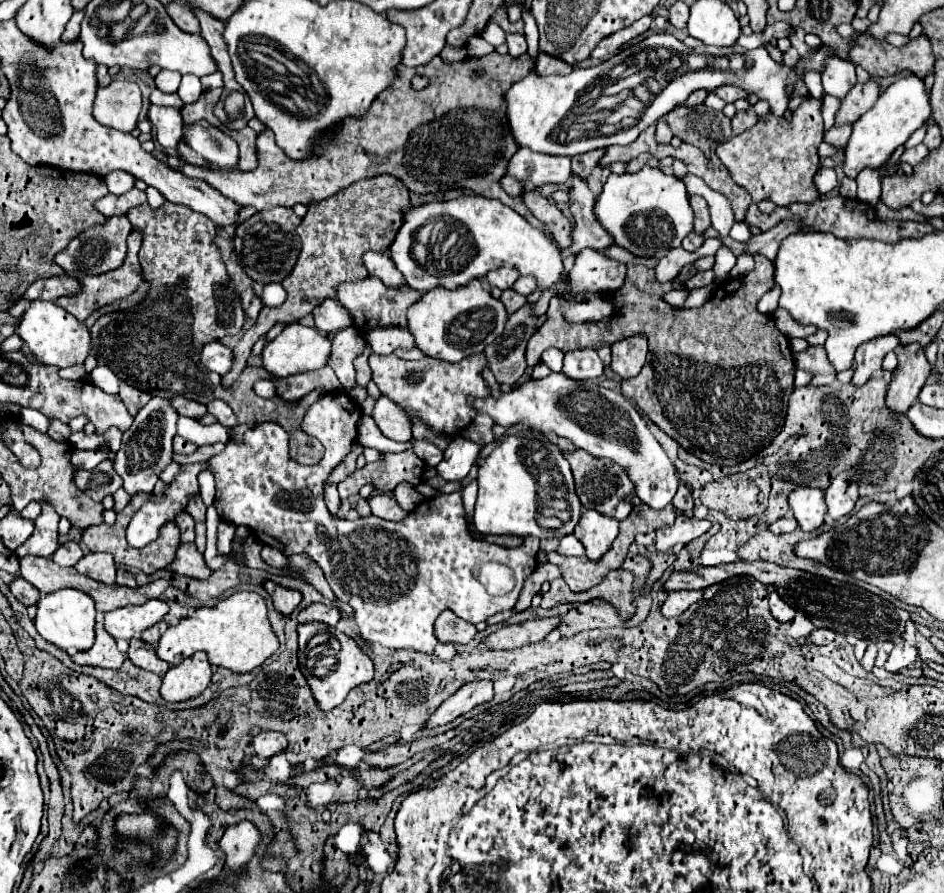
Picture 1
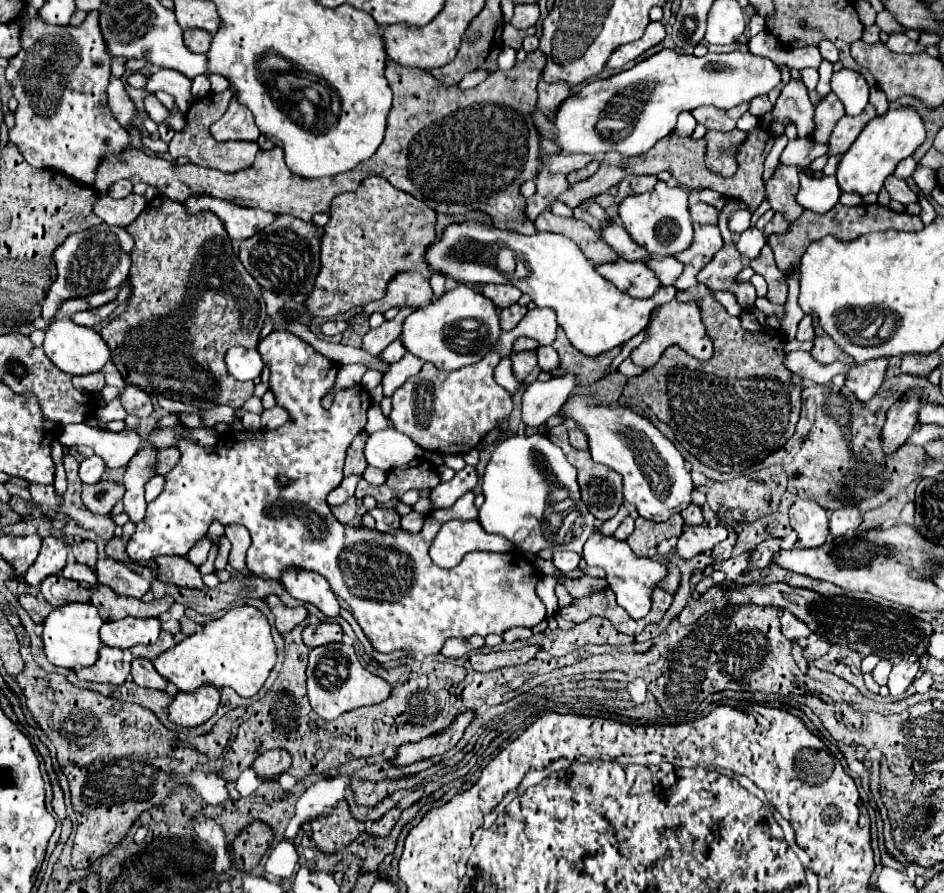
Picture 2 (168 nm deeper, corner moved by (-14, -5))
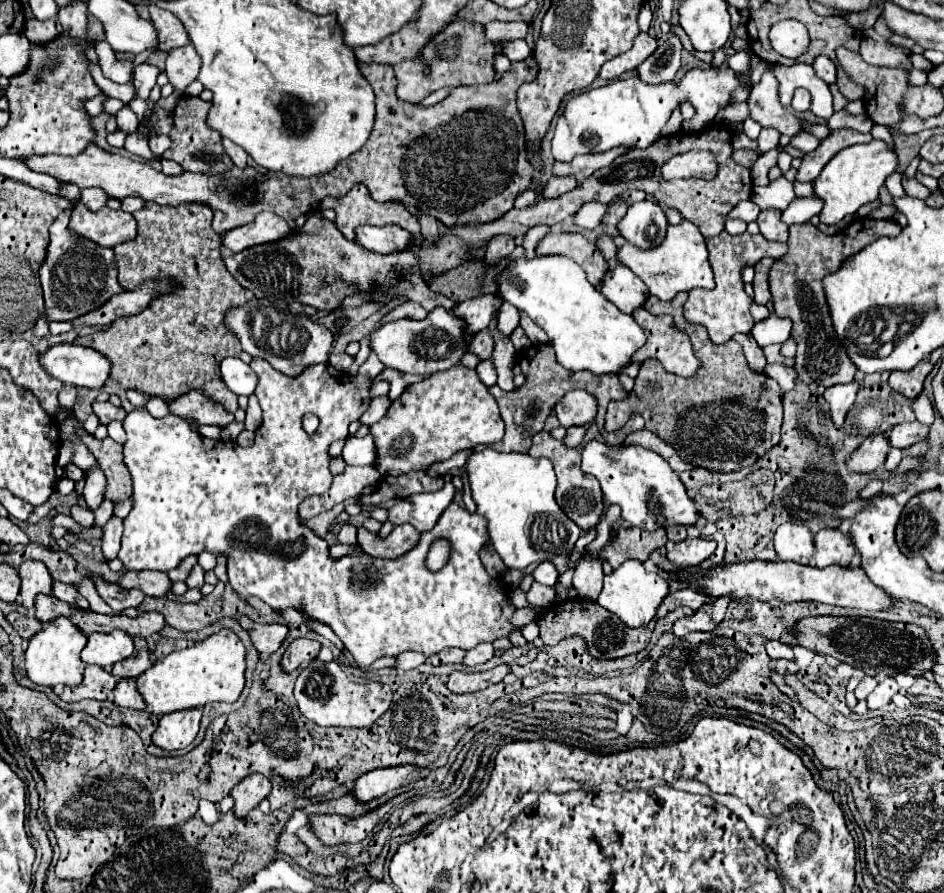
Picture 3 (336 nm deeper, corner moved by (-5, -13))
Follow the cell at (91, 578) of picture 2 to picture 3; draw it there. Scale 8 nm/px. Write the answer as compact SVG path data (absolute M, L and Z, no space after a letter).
M63 582L53 584L53 596L61 602L67 602L67 604L75 606L75 608L81 608L81 610L89 608L89 602L77 592L77 588L69 586L69 584L63 584Z

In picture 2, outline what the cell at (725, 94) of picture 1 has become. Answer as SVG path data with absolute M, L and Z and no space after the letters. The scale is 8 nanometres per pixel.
M756 96L750 100L750 114L754 116L762 116L764 112L770 112L772 104L768 100L768 96Z

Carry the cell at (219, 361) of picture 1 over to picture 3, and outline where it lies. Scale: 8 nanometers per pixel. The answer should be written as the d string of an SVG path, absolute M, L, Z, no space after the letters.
M239 358L223 360L221 376L227 388L237 396L251 396L257 388L257 374L251 370L249 364L241 362Z

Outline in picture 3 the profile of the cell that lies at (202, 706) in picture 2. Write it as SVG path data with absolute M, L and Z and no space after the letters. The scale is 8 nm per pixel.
M191 708L187 712L173 712L171 716L161 716L159 728L153 734L153 744L167 752L187 748L199 732L199 720L199 708Z

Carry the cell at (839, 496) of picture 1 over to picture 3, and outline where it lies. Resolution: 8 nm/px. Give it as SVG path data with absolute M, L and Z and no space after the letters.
M825 528L815 534L815 556L813 564L817 568L827 568L827 566L843 566L847 568L855 556L855 546L847 536L843 536L841 530Z

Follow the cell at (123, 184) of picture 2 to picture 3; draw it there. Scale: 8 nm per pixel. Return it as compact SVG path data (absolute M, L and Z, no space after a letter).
M85 188L85 190L81 190L79 200L81 200L81 204L85 204L89 210L99 210L99 208L105 206L107 194L105 194L101 188Z

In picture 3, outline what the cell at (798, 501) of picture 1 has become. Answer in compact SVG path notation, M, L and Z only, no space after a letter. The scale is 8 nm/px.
M781 524L775 532L775 552L777 558L783 562L797 562L797 564L811 564L813 558L813 534L803 524Z

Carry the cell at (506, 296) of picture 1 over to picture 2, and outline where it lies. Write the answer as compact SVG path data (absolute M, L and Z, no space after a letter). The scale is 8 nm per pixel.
M512 304L508 308L502 308L502 312L500 312L500 318L502 318L500 324L502 324L502 328L504 330L512 330L524 318L526 312L528 312L528 308L520 306L520 304Z

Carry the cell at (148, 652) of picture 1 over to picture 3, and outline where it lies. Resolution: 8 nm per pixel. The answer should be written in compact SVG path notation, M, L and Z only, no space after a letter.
M125 678L125 680L117 682L117 686L113 690L113 704L121 706L121 708L131 708L131 710L145 710L147 708L143 704L143 698L139 696L139 692L135 692L133 678Z

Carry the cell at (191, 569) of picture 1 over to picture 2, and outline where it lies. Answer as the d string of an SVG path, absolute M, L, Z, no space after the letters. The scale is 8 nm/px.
M160 556L158 562L158 580L172 582L182 588L204 588L198 566L194 566L186 556Z

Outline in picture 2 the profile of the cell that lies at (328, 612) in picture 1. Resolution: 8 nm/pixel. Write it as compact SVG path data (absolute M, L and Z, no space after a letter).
M316 622L304 628L302 638L304 638L304 644L308 644L308 648L316 648L328 642L340 642L342 634L344 634L342 626L336 622Z

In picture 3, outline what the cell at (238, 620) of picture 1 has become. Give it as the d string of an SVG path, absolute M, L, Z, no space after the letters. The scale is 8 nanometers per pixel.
M221 630L185 650L171 652L137 678L137 692L143 696L147 710L155 716L187 708L203 708L209 702L235 702L243 686L245 646L231 630Z

